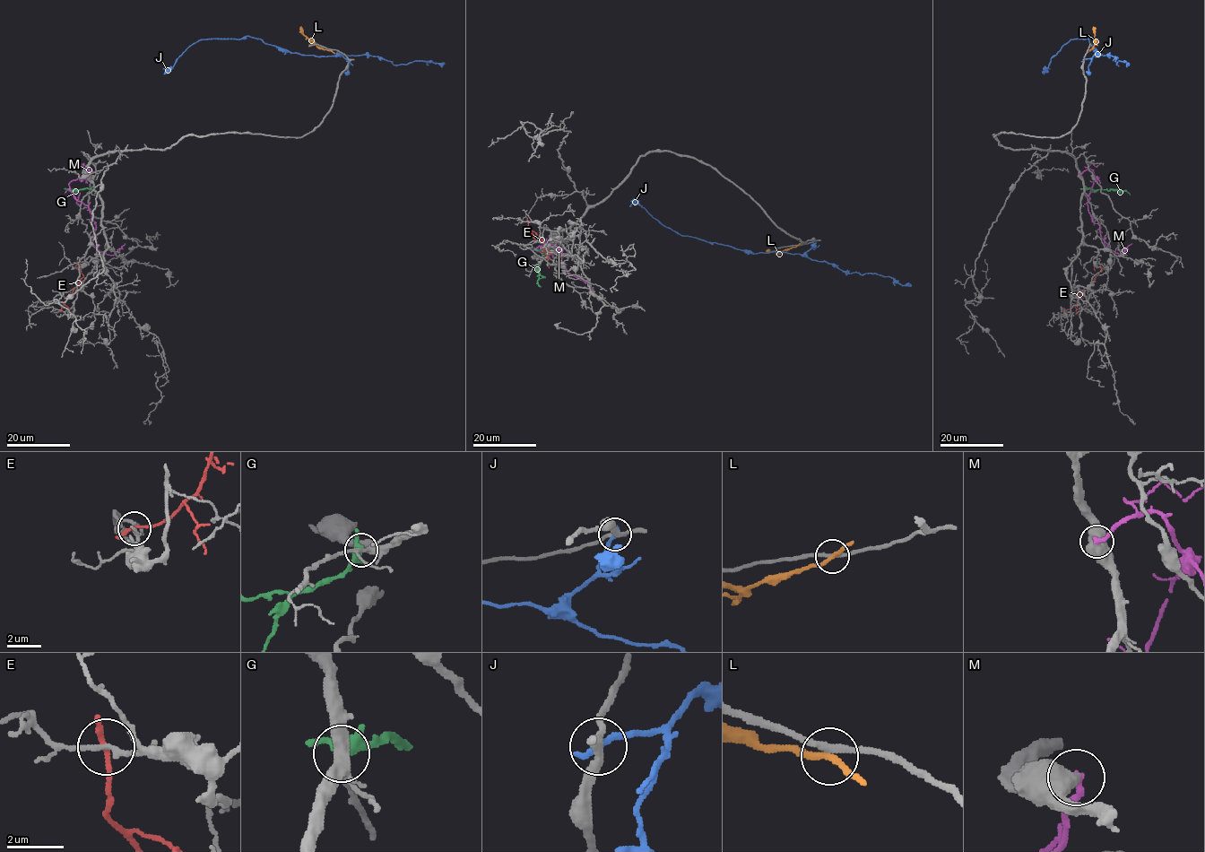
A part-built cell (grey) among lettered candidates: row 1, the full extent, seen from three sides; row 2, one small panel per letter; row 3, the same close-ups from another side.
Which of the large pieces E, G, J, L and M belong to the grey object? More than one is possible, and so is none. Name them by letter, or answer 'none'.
none

